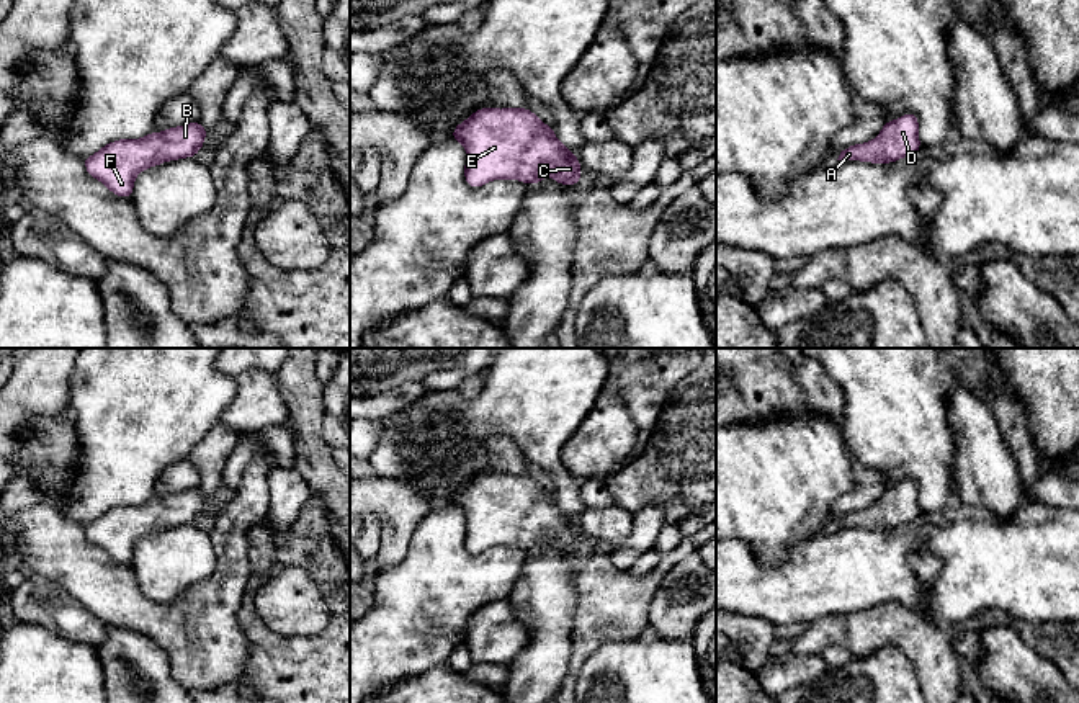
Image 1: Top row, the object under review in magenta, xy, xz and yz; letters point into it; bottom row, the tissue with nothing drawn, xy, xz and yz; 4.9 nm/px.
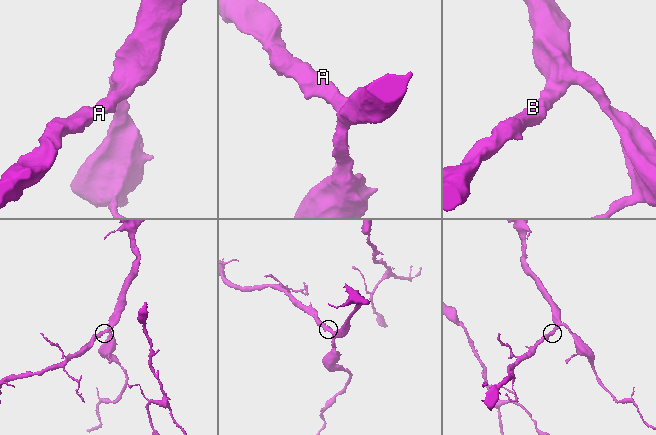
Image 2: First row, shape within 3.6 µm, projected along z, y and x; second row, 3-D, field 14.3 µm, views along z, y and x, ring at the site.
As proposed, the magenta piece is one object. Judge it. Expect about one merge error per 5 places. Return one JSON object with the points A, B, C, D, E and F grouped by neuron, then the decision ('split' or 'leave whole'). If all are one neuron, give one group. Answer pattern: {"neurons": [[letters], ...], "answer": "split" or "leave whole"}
{"neurons": [["A", "B", "C", "D", "E", "F"]], "answer": "leave whole"}

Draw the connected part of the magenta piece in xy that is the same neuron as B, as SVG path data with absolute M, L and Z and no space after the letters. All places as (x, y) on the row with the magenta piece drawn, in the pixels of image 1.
M195 121L185 126L168 128L160 134L152 131L141 139L118 139L103 146L93 155L83 159L83 165L87 173L100 180L111 193L119 198L131 198L134 180L142 170L152 168L163 162L198 155L199 149L204 146L206 131L208 129L204 126Z

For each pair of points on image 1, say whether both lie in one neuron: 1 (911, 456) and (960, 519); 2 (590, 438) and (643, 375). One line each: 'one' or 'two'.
1: two
2: one

